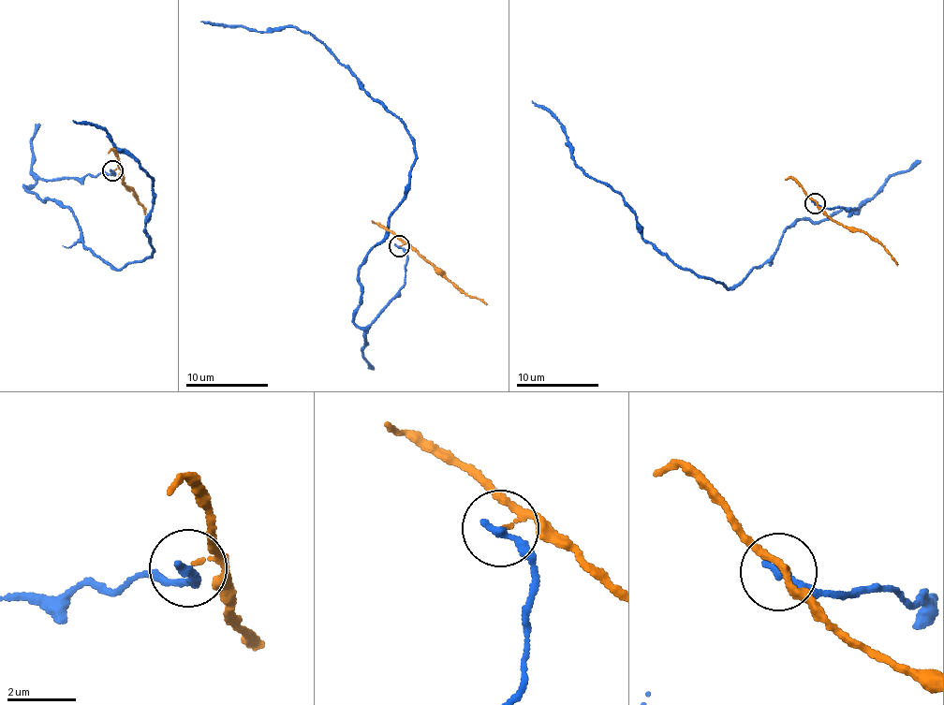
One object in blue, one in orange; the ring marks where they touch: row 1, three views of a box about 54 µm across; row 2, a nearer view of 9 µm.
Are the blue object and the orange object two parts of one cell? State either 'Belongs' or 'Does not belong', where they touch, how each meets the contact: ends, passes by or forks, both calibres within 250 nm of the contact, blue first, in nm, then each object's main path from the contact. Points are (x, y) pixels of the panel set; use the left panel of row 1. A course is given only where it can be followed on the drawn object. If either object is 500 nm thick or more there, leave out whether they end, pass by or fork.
Does not belong. Place: (112, 170). At the ring blue ends. At the ring orange passes by. Thickness 260 nm (blue) against 100 nm. Course of blue: (111, 170), (24, 186), (122, 271), (153, 257), (154, 184), (73, 119). Course of orange: (113, 170), (120, 169), (144, 214)

